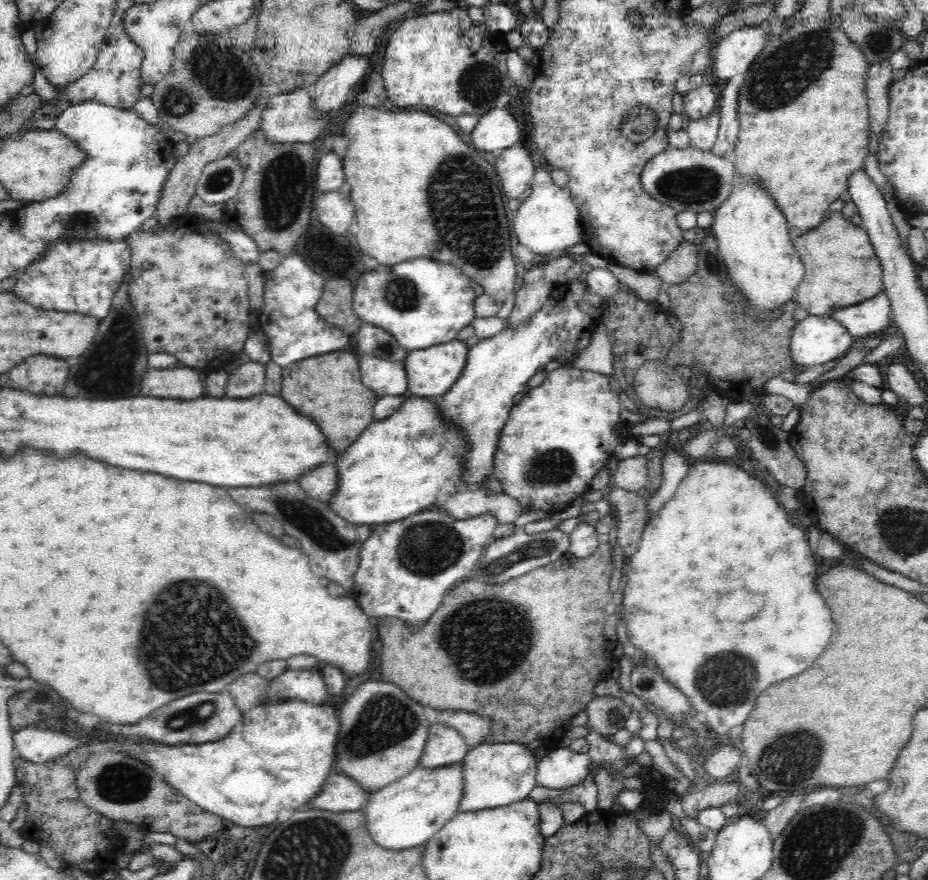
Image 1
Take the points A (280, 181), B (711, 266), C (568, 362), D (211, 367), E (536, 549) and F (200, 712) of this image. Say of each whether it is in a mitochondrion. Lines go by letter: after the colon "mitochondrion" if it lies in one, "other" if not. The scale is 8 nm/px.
A: mitochondrion
B: mitochondrion
C: other
D: other
E: mitochondrion
F: mitochondrion

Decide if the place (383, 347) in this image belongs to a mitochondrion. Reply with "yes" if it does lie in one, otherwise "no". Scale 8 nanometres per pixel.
yes

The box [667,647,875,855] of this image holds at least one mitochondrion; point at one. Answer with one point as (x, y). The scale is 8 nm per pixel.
(725, 681)

